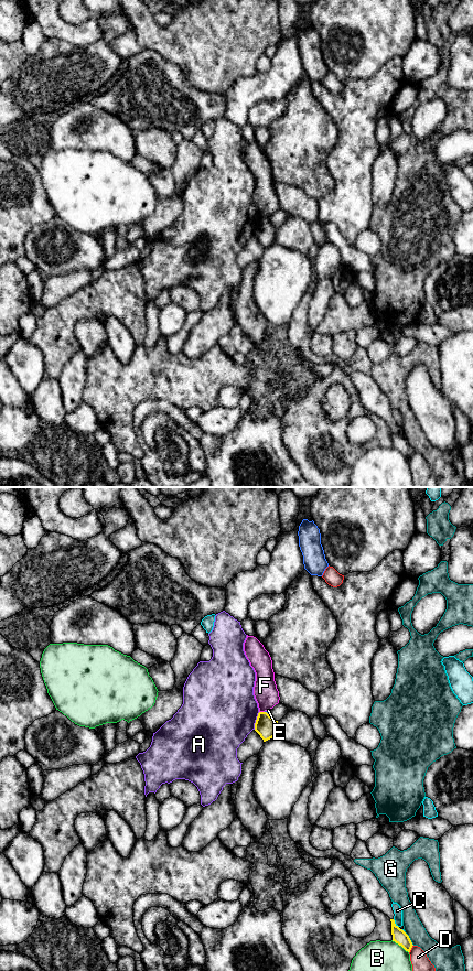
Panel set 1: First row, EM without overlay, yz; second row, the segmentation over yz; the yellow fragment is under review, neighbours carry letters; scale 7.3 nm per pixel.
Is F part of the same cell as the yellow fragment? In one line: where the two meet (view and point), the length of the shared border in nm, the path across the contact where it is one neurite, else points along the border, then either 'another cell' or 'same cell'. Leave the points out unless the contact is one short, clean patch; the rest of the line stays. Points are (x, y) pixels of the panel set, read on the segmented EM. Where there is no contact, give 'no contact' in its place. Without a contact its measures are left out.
yz (261, 712) | 40 nm | along yz (259, 711), (264, 712) | another cell

